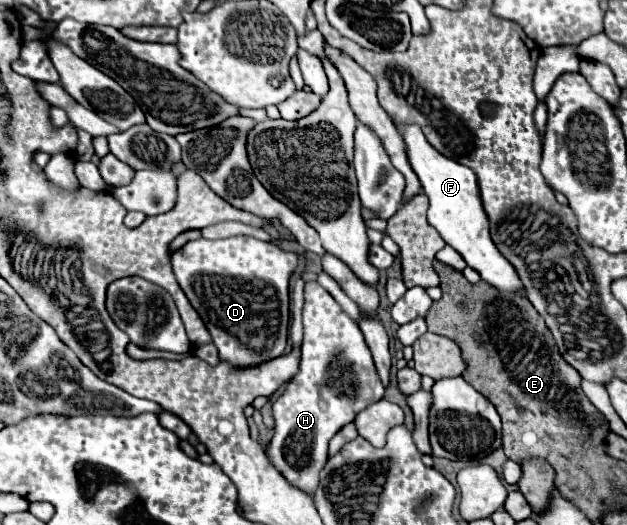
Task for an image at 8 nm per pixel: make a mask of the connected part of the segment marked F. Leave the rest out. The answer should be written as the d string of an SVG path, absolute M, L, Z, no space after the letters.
M394 122L394 126L398 128L398 132L404 138L408 164L416 172L416 176L422 184L422 192L430 200L428 222L438 230L438 234L444 238L446 244L450 244L456 252L462 254L466 264L470 268L474 268L482 276L484 282L496 286L498 290L510 290L510 292L524 290L522 282L518 280L514 266L498 252L498 248L494 246L494 242L490 238L488 216L482 208L480 190L478 190L478 184L476 184L476 174L470 168L442 156L424 138L422 128L418 124L398 124L398 122Z

